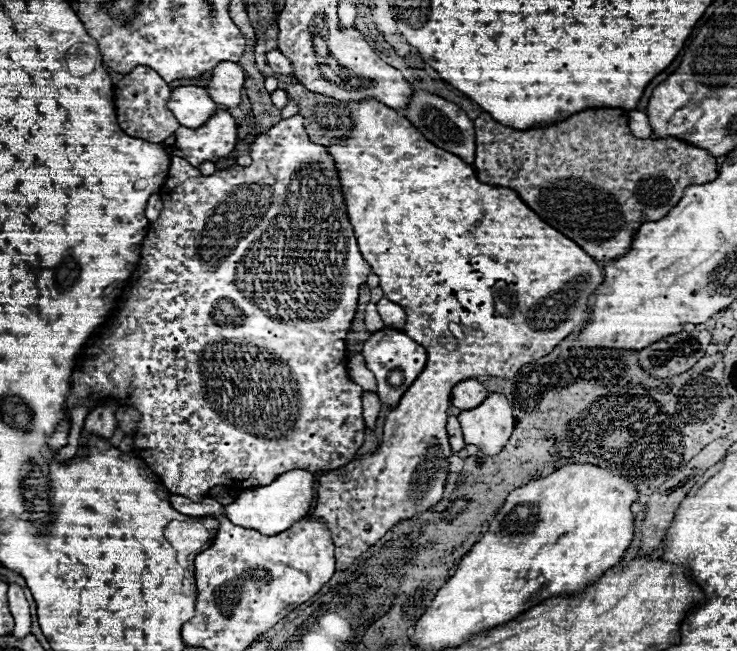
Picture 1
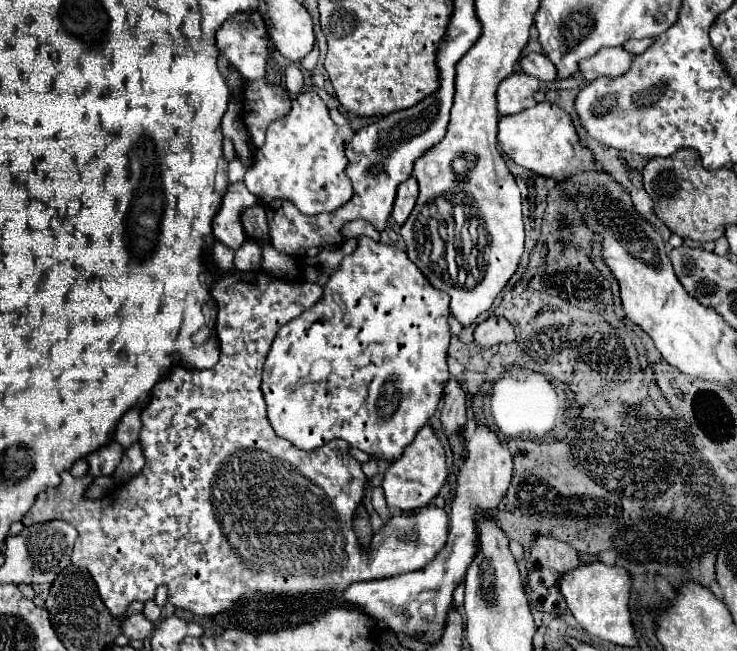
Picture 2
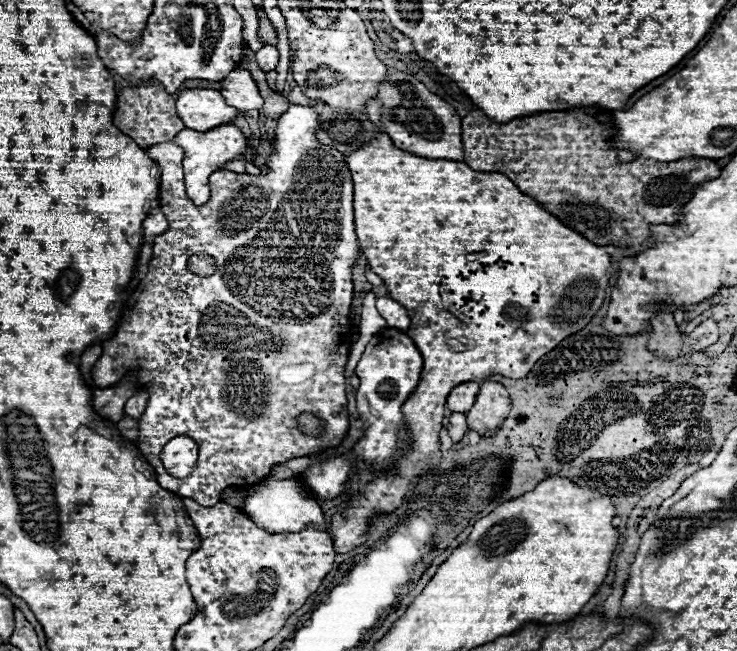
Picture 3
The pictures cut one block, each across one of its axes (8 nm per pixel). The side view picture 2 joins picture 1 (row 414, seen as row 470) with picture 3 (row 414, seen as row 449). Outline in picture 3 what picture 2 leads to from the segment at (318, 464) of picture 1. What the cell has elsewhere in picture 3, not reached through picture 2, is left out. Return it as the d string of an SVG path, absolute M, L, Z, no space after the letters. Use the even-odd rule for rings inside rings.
M292 104L288 108L288 112L284 112L278 120L278 128L276 128L276 142L274 142L274 152L270 156L270 172L262 174L262 176L250 176L250 174L236 174L236 172L228 172L228 170L218 170L210 176L210 200L202 206L194 206L190 204L190 198L186 196L186 188L184 182L184 172L182 168L182 160L184 150L170 142L162 142L162 144L154 144L146 150L148 158L152 158L156 164L160 164L162 168L162 182L160 182L160 208L166 214L170 228L156 236L154 240L154 248L152 248L152 256L164 256L164 258L152 258L150 266L148 266L148 274L146 278L140 282L140 286L136 288L136 292L130 296L124 314L118 322L116 334L112 340L104 342L104 350L102 356L96 360L94 368L92 368L92 378L96 382L98 388L106 388L112 386L114 382L122 380L130 368L138 368L136 372L136 380L138 386L142 390L148 390L150 398L148 398L148 406L144 410L144 416L140 418L140 436L138 436L138 448L144 454L144 458L154 466L156 470L156 480L162 488L184 496L184 498L192 498L202 506L214 506L220 500L220 494L224 488L228 486L252 486L256 480L264 478L270 468L274 464L286 462L290 458L300 458L300 456L308 456L310 450L318 450L318 448L326 448L326 446L336 446L342 442L342 438L348 432L348 398L346 398L346 378L344 378L344 368L346 368L346 360L348 360L348 352L350 352L350 306L352 306L352 264L358 258L358 242L356 242L356 234L354 234L354 216L352 216L352 200L354 200L354 190L352 190L352 176L348 170L348 164L344 160L344 156L338 150L332 150L326 144L320 144L316 140L316 132L318 132L320 120L318 120L318 112L310 106L300 106L300 104ZM194 254L206 254L210 258L214 258L216 264L216 272L212 276L198 276L192 274L188 270L188 260ZM302 412L314 412L318 414L318 418L324 420L326 430L320 438L312 438L312 436L304 436L298 432L296 428L296 416ZM180 434L188 434L192 440L198 442L200 446L200 456L198 456L198 466L192 472L192 476L188 478L172 478L170 474L166 474L162 462L160 462L160 450L164 448L164 444Z

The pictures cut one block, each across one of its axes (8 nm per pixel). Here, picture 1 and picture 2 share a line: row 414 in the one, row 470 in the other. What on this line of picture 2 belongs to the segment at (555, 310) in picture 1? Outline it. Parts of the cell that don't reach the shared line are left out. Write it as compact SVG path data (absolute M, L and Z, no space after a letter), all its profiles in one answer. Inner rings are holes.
M424 426L412 444L408 444L402 452L402 458L392 462L390 468L384 474L384 494L386 494L386 504L388 508L400 510L400 512L412 512L418 510L426 504L430 504L432 498L438 496L444 480L448 476L448 468L446 468L446 454L442 444L438 442L434 430L430 426Z

